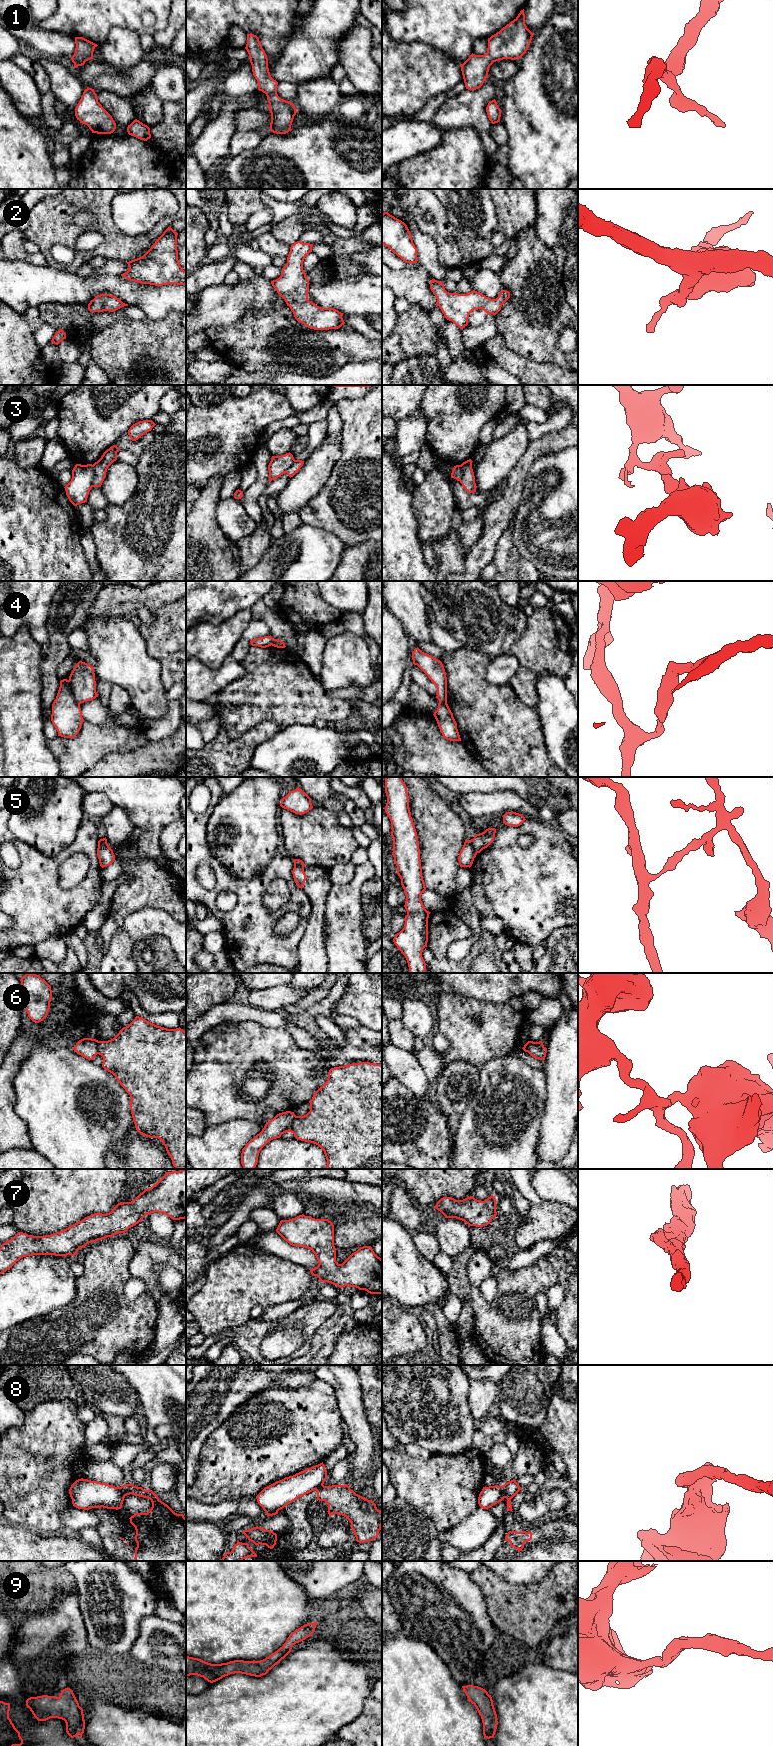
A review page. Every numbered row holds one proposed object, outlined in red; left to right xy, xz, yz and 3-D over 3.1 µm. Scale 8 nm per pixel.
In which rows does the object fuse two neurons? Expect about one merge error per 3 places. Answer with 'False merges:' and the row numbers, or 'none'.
False merges: 3, 4, 5, 6, 8

